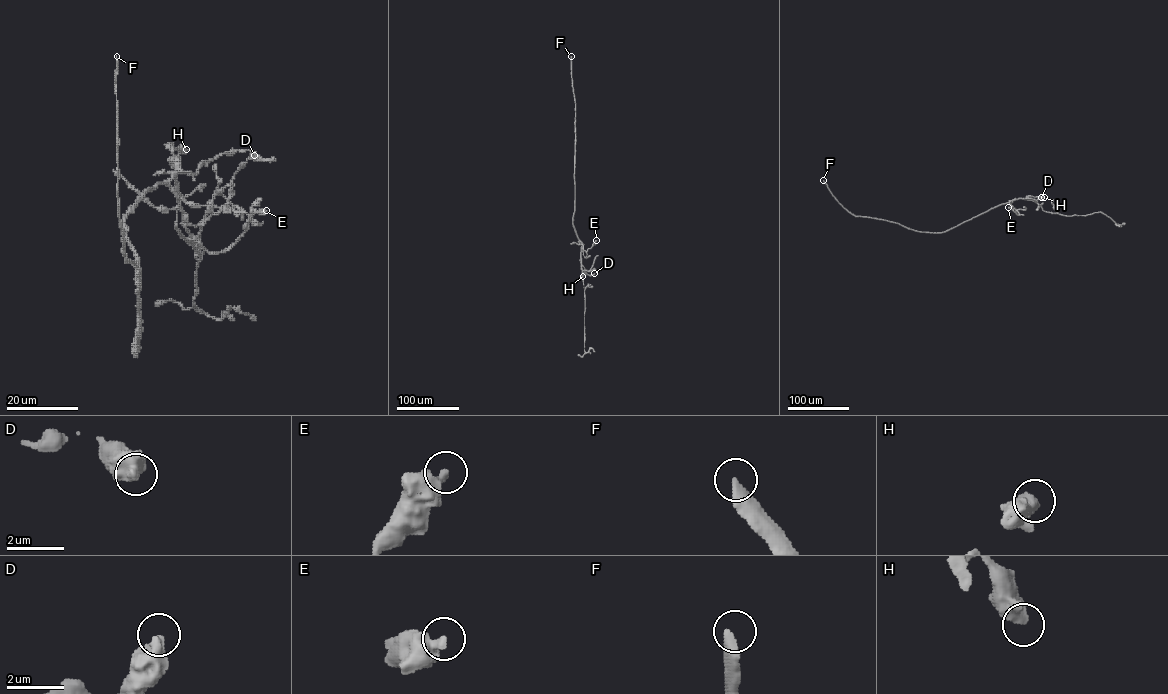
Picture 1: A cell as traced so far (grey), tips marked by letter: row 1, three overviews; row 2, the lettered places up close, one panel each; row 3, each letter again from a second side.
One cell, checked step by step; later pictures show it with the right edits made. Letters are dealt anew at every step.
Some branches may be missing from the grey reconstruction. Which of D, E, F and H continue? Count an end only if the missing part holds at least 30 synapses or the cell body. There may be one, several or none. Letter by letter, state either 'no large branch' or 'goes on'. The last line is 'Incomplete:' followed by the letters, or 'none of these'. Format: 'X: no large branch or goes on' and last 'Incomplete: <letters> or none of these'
D: no large branch
E: no large branch
F: goes on
H: no large branch
Incomplete: F

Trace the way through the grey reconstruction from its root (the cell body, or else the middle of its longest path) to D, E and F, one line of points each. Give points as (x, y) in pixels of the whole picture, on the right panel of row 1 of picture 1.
D: (979, 215), (1016, 199), (1036, 201), (1041, 197)
E: (979, 215), (1007, 202), (1020, 214), (1008, 207)
F: (979, 215), (942, 232), (918, 231), (896, 223), (853, 215), (838, 202), (823, 180)

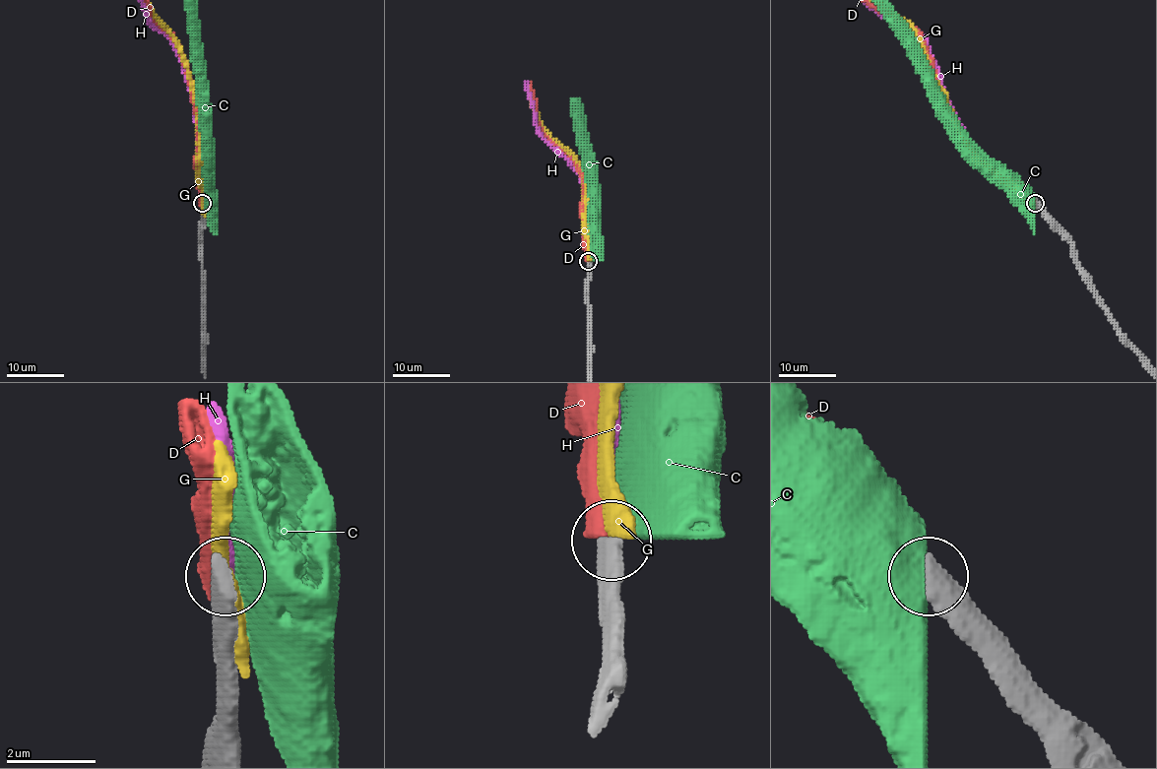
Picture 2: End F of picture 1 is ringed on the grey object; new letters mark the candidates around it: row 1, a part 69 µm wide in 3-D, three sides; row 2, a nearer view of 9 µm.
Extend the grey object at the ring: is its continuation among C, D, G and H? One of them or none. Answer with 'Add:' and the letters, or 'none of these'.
Add: H

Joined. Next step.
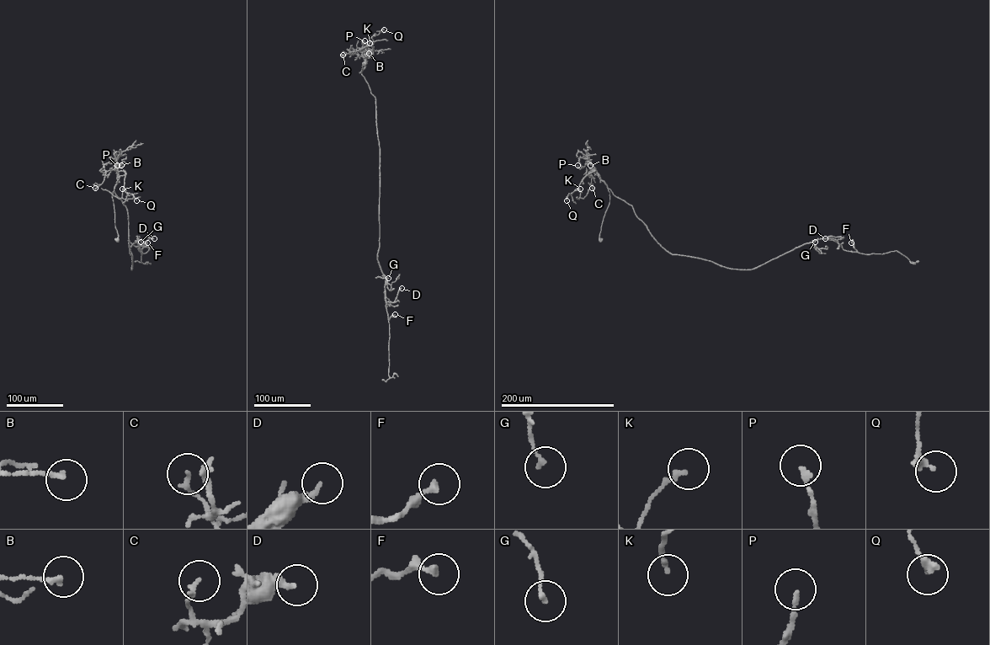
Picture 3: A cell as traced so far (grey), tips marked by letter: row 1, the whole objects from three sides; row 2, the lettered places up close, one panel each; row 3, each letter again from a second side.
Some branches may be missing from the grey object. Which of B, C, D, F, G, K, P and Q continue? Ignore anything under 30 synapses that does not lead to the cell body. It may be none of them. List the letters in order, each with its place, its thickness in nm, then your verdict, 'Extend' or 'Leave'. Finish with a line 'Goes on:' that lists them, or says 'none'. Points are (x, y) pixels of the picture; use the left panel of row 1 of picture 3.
B: Place: (121, 165). Thickness 170 nm. Leave
C: Place: (95, 188). Thickness 160 nm. Leave
D: Place: (154, 238). Thickness 200 nm. Leave
F: Place: (147, 242). Thickness 240 nm. Leave
G: Place: (141, 242). Thickness 160 nm. Leave
K: Place: (122, 189). Thickness 170 nm. Leave
P: Place: (117, 165). Thickness 160 nm. Leave
Q: Place: (136, 200). Thickness 240 nm. Leave
Goes on: none

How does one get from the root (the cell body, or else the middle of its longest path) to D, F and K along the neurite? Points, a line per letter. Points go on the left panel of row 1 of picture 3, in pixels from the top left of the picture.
D: (117, 239), (114, 189), (128, 213), (131, 269), (130, 247), (137, 238), (146, 246), (154, 238)
F: (117, 239), (112, 195), (114, 189), (128, 213), (131, 269), (130, 247), (137, 238), (141, 252), (147, 242)
K: (117, 239), (112, 195), (117, 182), (117, 173), (121, 171), (125, 173), (122, 189)

